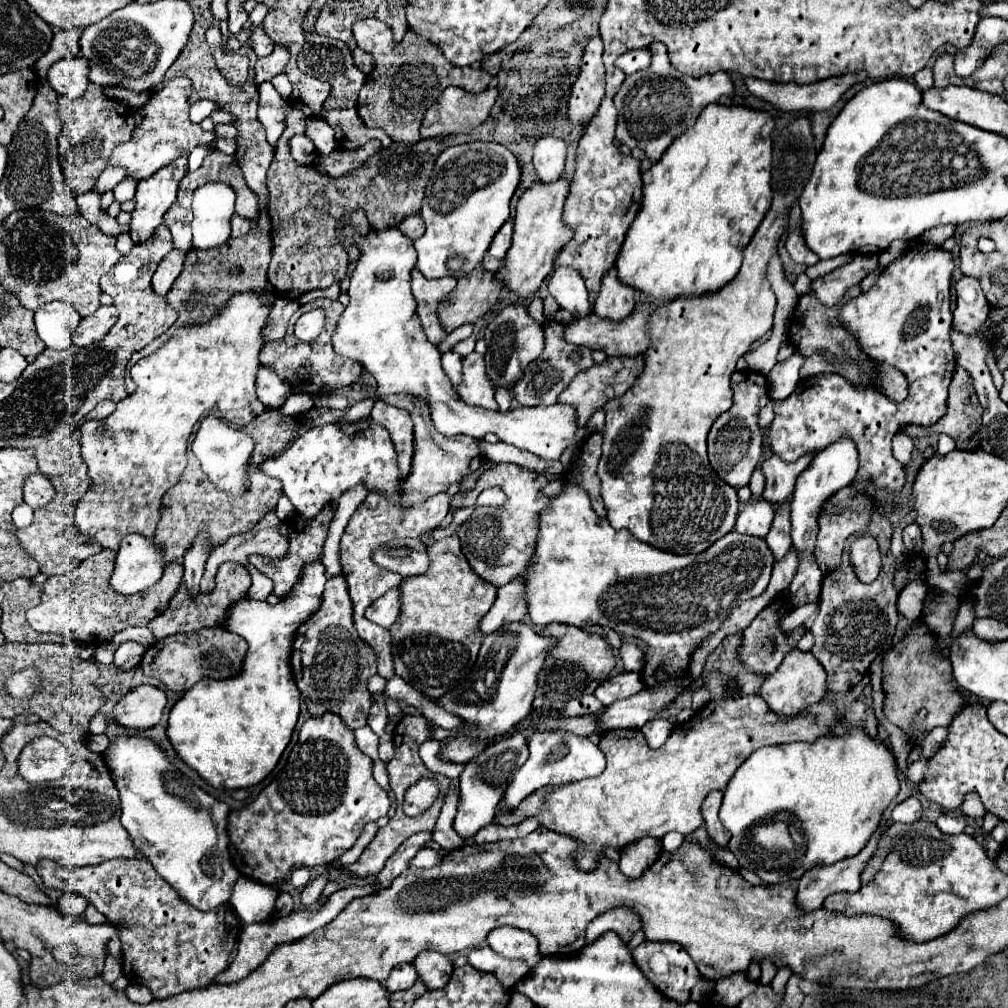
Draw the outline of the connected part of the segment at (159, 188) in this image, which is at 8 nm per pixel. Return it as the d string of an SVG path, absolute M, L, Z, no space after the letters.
M180 156L170 166L158 170L150 178L142 180L136 188L136 210L132 212L132 240L142 244L160 226L164 212L176 202L176 190L180 180L188 172L188 156Z

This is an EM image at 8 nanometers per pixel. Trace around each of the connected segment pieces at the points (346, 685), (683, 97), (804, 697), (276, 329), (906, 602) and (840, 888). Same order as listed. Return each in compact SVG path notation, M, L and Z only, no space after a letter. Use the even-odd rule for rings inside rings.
M344 576L328 578L320 608L298 628L294 644L292 644L292 672L298 684L298 690L312 716L322 716L326 712L332 712L332 714L338 714L350 730L366 726L368 708L372 704L372 696L366 688L366 680L376 674L376 658L374 658L374 650L370 650L366 642L362 642L358 638L358 632L354 630L352 600L348 596L348 586Z
M662 42L650 44L650 50L652 50L650 68L628 76L618 94L614 96L614 104L618 108L616 140L628 146L638 146L646 154L646 158L658 162L660 156L666 152L666 148L674 142L674 138L678 138L684 130L688 130L696 122L704 106L718 102L722 96L734 94L734 84L728 72L704 74L700 78L678 72L670 64L668 50Z
M800 650L788 652L778 670L770 674L760 688L760 696L766 700L768 708L782 716L796 716L798 712L806 710L810 704L820 702L824 694L826 694L826 672L822 664L810 652L800 652Z
M276 298L274 306L272 306L272 312L270 312L270 324L268 324L268 328L264 329L266 341L273 341L284 337L290 318L298 310L298 306L300 304L296 300Z
M918 578L914 582L910 582L898 596L898 612L908 618L910 622L916 622L916 618L920 618L922 612L922 598L928 590L928 584L924 578Z
M884 826L877 828L866 846L858 853L858 856L854 858L846 858L846 862L838 862L834 864L834 868L828 868L828 866L814 866L812 870L808 870L802 880L800 880L800 886L798 886L798 910L804 910L804 912L814 912L818 908L822 908L824 900L830 896L830 894L836 894L836 892L856 892L860 888L860 872L862 868L866 866L866 862L870 860L872 854L874 854L878 840L884 833Z

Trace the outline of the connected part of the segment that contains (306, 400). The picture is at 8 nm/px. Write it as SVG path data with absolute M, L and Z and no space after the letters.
M291 394L281 406L281 414L285 417L293 417L311 409L314 406L314 397L309 394Z

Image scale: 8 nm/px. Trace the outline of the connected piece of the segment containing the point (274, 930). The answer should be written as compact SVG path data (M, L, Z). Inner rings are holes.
M366 884L366 886L348 886L344 890L338 890L336 894L332 894L318 910L298 910L298 912L292 912L290 916L286 918L278 918L278 920L272 920L272 922L262 922L262 924L250 924L250 926L244 926L242 934L240 934L240 942L238 942L238 954L234 958L234 962L214 978L214 982L220 982L220 984L230 984L230 982L238 982L242 978L246 978L250 972L254 972L266 958L268 954L278 948L280 944L290 944L290 942L296 942L300 938L304 938L306 934L312 934L314 930L320 930L322 926L326 926L328 922L332 922L336 918L338 912L344 910L344 906L354 900L356 896L366 896L374 890L372 884Z

